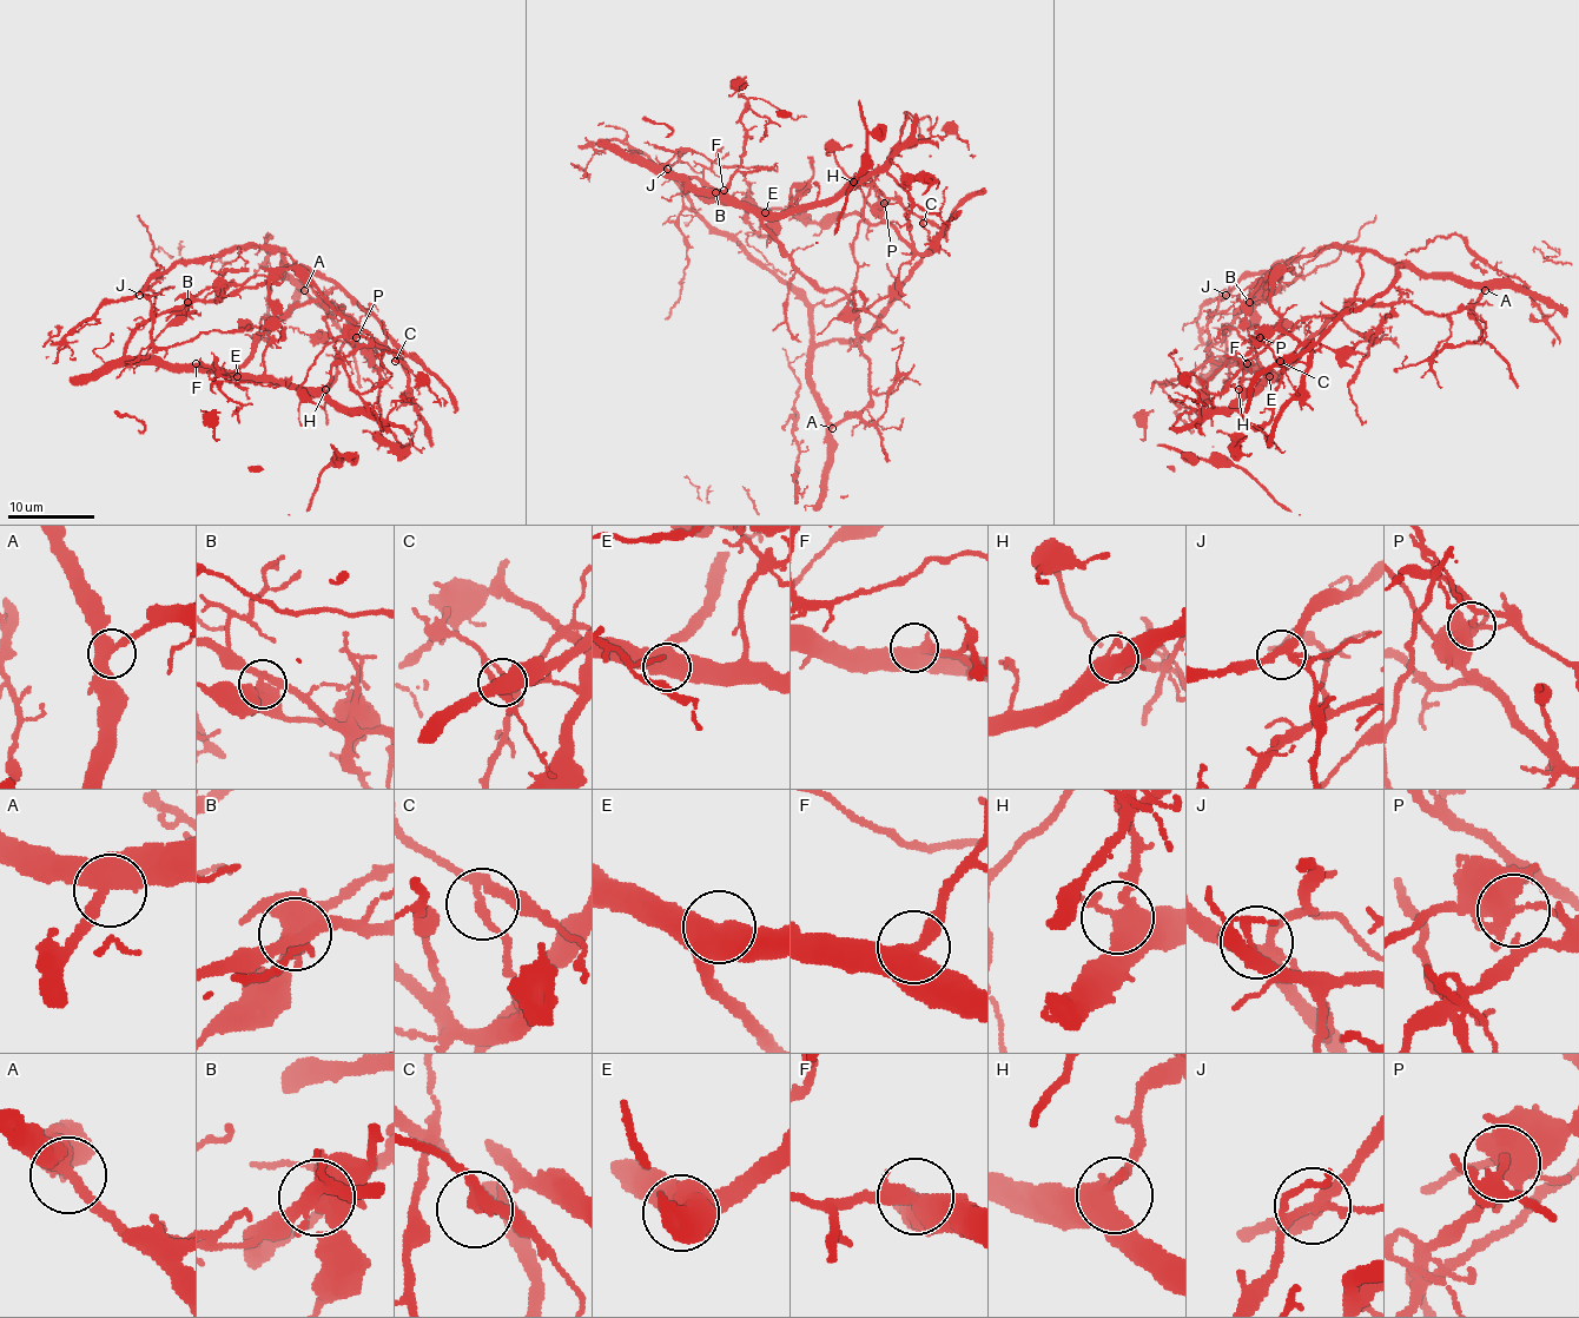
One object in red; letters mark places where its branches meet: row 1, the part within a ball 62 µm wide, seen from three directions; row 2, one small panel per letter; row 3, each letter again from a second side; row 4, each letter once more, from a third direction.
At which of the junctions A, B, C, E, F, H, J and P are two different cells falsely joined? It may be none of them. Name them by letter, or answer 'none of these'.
B, P

